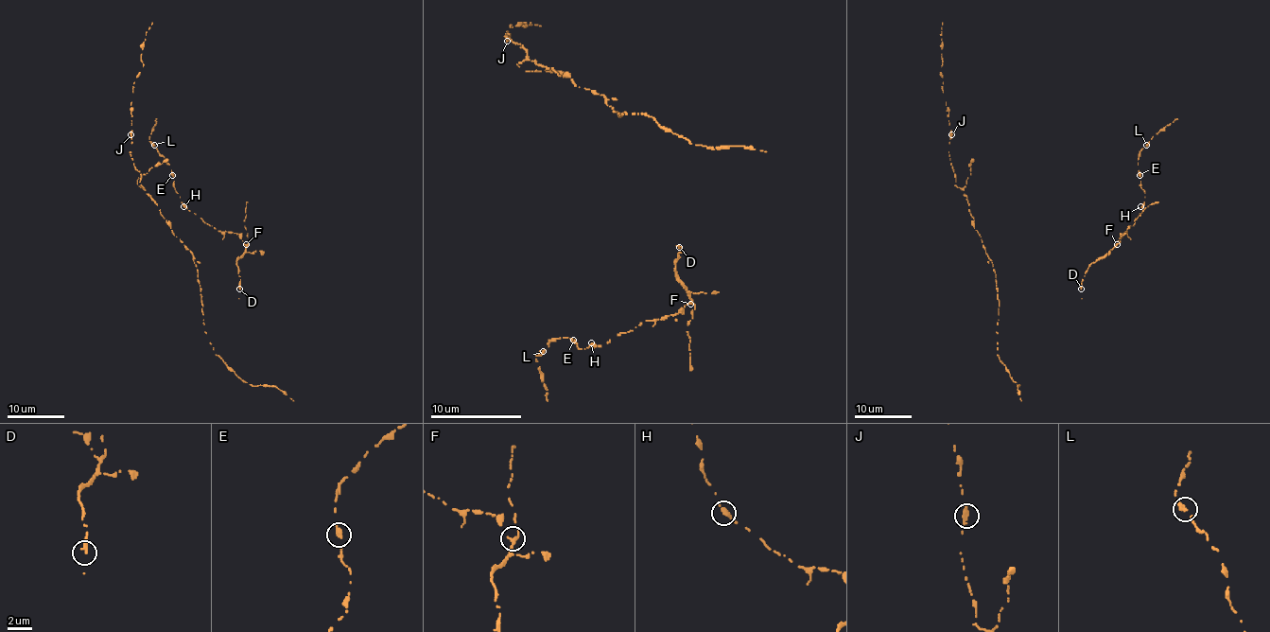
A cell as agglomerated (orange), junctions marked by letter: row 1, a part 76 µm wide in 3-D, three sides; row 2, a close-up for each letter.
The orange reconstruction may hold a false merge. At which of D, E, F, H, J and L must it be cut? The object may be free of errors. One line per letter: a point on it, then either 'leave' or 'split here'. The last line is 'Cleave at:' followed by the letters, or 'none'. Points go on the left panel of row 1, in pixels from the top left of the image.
D: place (239, 289); leave
E: place (172, 175); leave
F: place (246, 244); leave
H: place (183, 206); leave
J: place (130, 134); leave
L: place (154, 145); leave
Cleave at: none

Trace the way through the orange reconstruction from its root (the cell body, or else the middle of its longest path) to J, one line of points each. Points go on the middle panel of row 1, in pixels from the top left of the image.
J: (620, 115), (602, 96), (575, 86), (570, 78), (552, 68), (534, 63), (521, 43), (505, 36), (507, 41)

